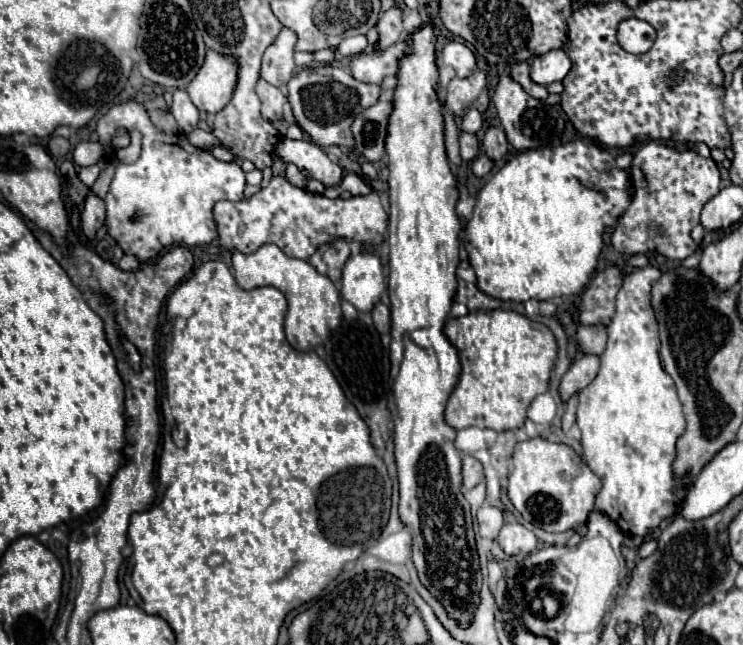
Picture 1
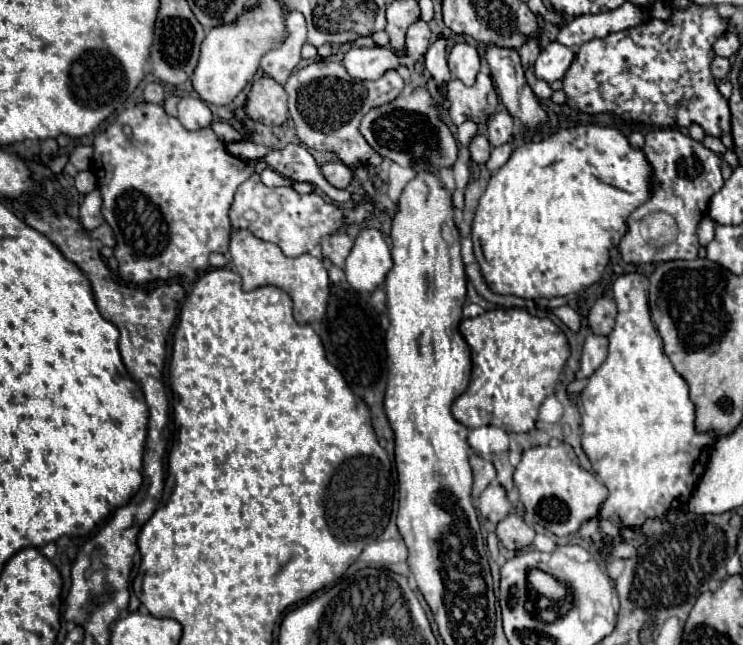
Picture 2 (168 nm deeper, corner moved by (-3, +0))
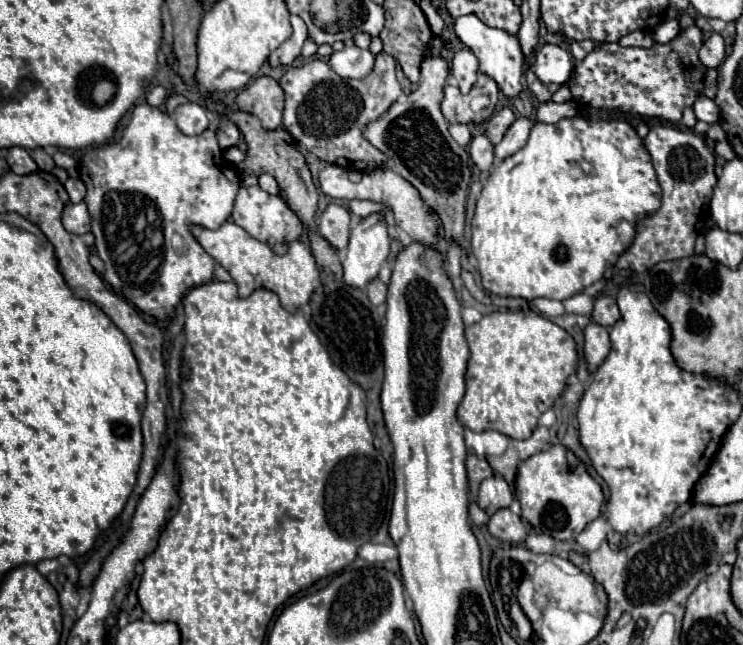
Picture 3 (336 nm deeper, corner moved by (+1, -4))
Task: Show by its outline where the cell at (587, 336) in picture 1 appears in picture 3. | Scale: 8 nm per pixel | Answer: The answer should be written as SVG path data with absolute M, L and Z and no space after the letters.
M599 296L593 304L593 312L591 312L591 320L599 326L613 326L617 320L621 318L619 308L615 298L611 296Z

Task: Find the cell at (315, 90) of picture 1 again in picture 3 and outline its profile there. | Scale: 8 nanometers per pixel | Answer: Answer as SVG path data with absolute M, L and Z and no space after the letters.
M381 52L375 68L361 80L345 80L323 60L311 60L301 68L291 66L279 80L285 95L283 127L317 158L347 170L375 170L385 166L387 156L373 148L361 134L365 124L381 116L401 94L395 78L395 58Z

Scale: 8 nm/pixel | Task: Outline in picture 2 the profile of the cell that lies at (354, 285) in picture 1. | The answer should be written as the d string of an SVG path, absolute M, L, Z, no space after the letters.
M363 228L345 262L347 282L359 292L373 292L385 282L391 266L391 252L383 232L377 228Z

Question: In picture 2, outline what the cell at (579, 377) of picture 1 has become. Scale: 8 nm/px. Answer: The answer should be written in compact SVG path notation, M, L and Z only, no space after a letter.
M589 334L585 344L583 344L583 354L581 354L581 368L577 372L577 378L589 378L603 362L607 356L607 338Z

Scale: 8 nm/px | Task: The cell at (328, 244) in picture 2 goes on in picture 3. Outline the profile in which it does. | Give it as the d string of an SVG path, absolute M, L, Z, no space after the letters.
M337 204L327 206L327 210L321 216L317 232L337 252L345 250L347 248L347 240L349 240L349 210L343 208L343 206L337 206Z

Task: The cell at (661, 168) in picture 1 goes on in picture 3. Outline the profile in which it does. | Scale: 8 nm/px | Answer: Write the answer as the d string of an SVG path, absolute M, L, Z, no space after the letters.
M653 126L649 130L649 134L645 136L643 144L645 144L647 152L651 154L651 162L653 162L653 168L657 172L657 180L659 180L661 190L663 190L663 198L661 198L661 208L657 212L641 218L637 222L637 234L635 234L633 244L617 260L617 268L631 268L635 272L649 270L657 262L689 258L689 256L695 254L695 250L693 250L695 238L701 232L705 220L709 218L709 200L711 200L715 182L717 182L717 176L715 176L715 156L707 148L703 136L699 136L695 132L679 130L677 126Z

